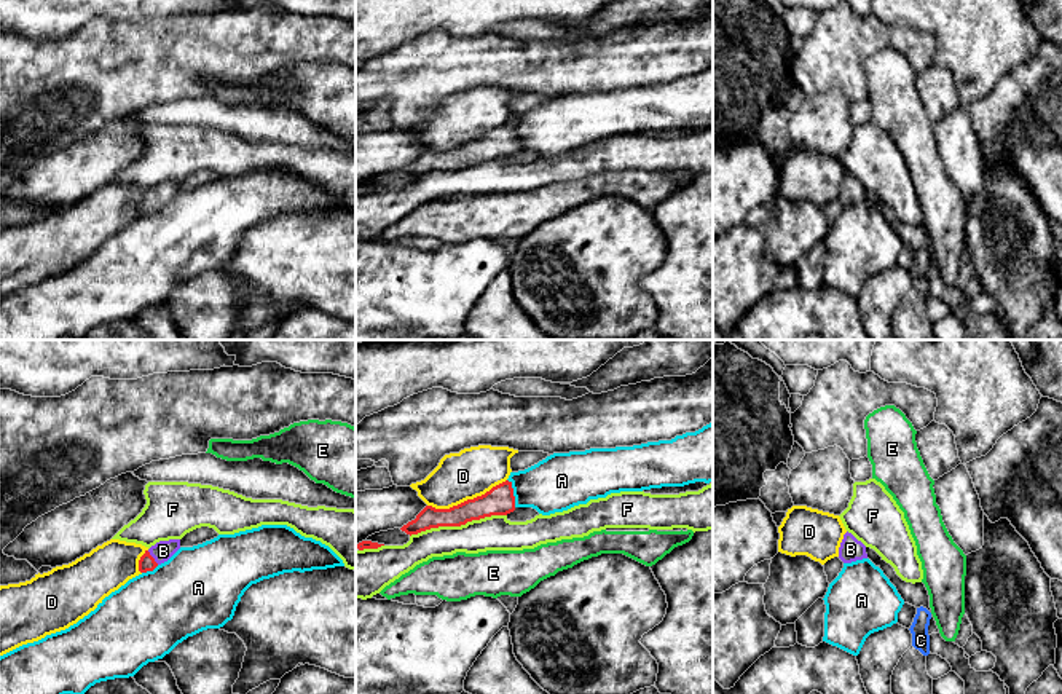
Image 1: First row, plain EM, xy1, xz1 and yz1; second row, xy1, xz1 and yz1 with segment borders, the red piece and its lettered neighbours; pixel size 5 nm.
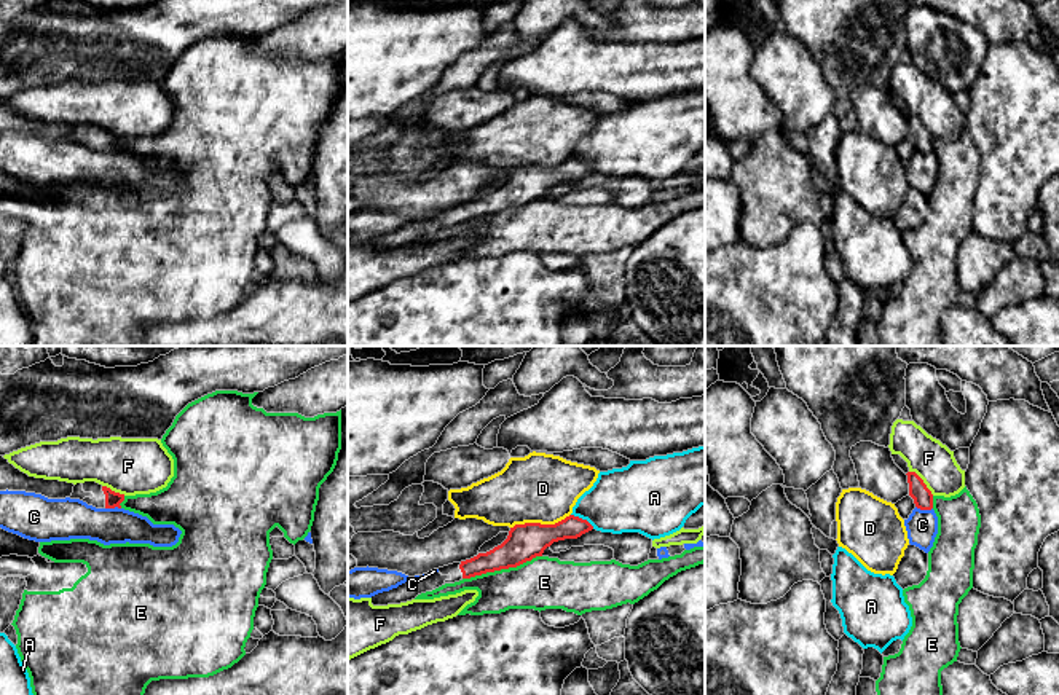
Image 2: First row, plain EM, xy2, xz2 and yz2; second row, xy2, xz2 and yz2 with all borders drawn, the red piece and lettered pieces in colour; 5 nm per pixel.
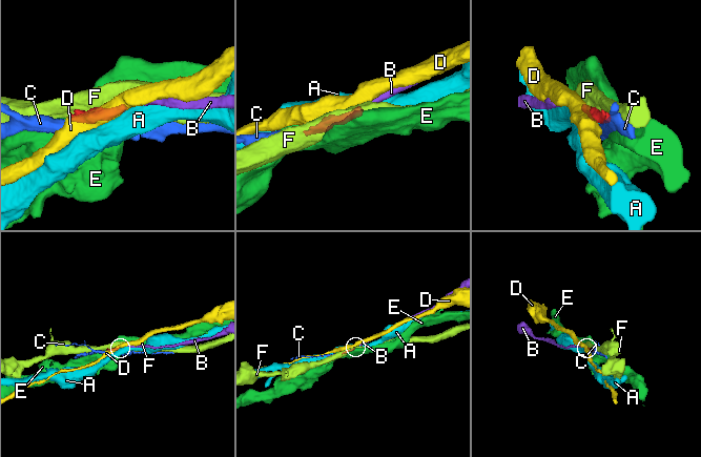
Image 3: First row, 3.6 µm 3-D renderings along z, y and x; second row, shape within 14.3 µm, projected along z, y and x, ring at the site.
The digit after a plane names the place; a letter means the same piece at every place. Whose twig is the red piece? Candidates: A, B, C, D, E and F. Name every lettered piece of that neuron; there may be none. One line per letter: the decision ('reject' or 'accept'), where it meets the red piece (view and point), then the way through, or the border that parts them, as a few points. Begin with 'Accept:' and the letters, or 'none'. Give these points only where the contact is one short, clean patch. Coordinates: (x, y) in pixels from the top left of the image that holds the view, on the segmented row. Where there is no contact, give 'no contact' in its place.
Accept: B
A: reject; contact xz1 (512, 493); border xz1 (507, 479), (515, 506)
B: accept; contact xy1 (152, 557); way xy1 (147, 562), (152, 557), (163, 551)
C: reject; contact yz2 (924, 509); border yz2 (916, 506), (932, 509)
D: reject; contact xz1 (468, 500)
E: reject; contact xz2 (501, 568); border xz2 (541, 555), (515, 566), (463, 579)
F: reject; contact xz1 (458, 525)

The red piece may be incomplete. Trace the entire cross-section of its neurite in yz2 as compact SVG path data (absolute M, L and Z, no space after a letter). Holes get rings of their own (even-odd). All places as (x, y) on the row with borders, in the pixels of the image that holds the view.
M907 472L909 496L920 510L933 508L933 494L915 472Z

